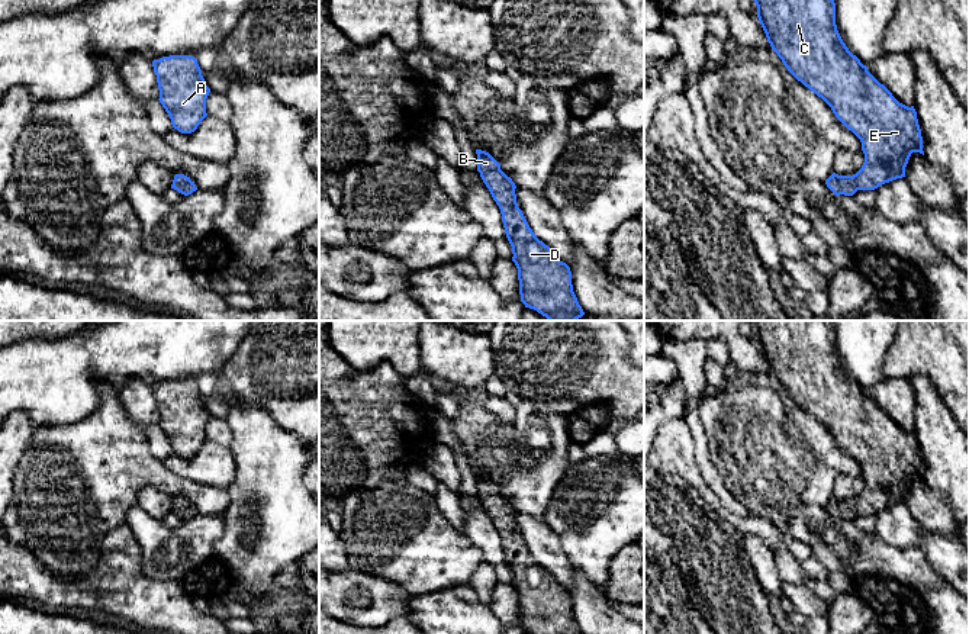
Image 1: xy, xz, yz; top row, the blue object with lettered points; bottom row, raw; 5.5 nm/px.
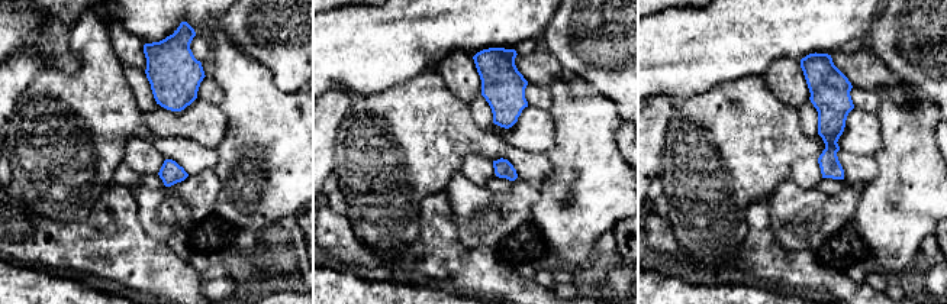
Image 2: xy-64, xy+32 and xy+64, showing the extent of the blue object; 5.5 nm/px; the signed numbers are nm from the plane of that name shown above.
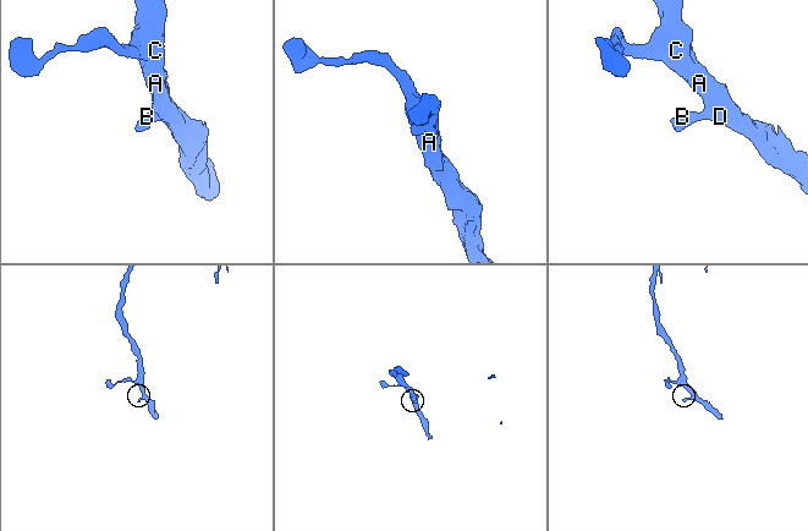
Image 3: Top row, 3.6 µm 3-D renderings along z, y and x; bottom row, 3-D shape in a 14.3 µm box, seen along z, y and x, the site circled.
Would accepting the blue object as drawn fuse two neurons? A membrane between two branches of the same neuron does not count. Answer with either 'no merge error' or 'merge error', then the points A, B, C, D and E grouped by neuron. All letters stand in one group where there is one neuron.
no merge error; groups A B C D E

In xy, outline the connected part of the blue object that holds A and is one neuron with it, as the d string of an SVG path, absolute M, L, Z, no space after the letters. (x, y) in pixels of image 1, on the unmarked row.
M170 380L152 386L157 400L160 428L171 450L181 458L191 458L207 441L206 411L197 384L190 380Z

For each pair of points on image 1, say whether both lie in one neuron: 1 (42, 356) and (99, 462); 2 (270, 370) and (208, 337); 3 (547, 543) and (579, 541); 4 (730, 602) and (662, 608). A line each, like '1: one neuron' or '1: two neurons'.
1: two neurons
2: two neurons
3: two neurons
4: two neurons

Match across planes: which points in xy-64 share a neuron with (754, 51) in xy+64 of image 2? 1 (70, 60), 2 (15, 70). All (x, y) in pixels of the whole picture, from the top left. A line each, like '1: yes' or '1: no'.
1: yes
2: no

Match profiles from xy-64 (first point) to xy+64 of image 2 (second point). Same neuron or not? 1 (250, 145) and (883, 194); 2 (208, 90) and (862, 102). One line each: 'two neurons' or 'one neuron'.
1: one neuron
2: one neuron

